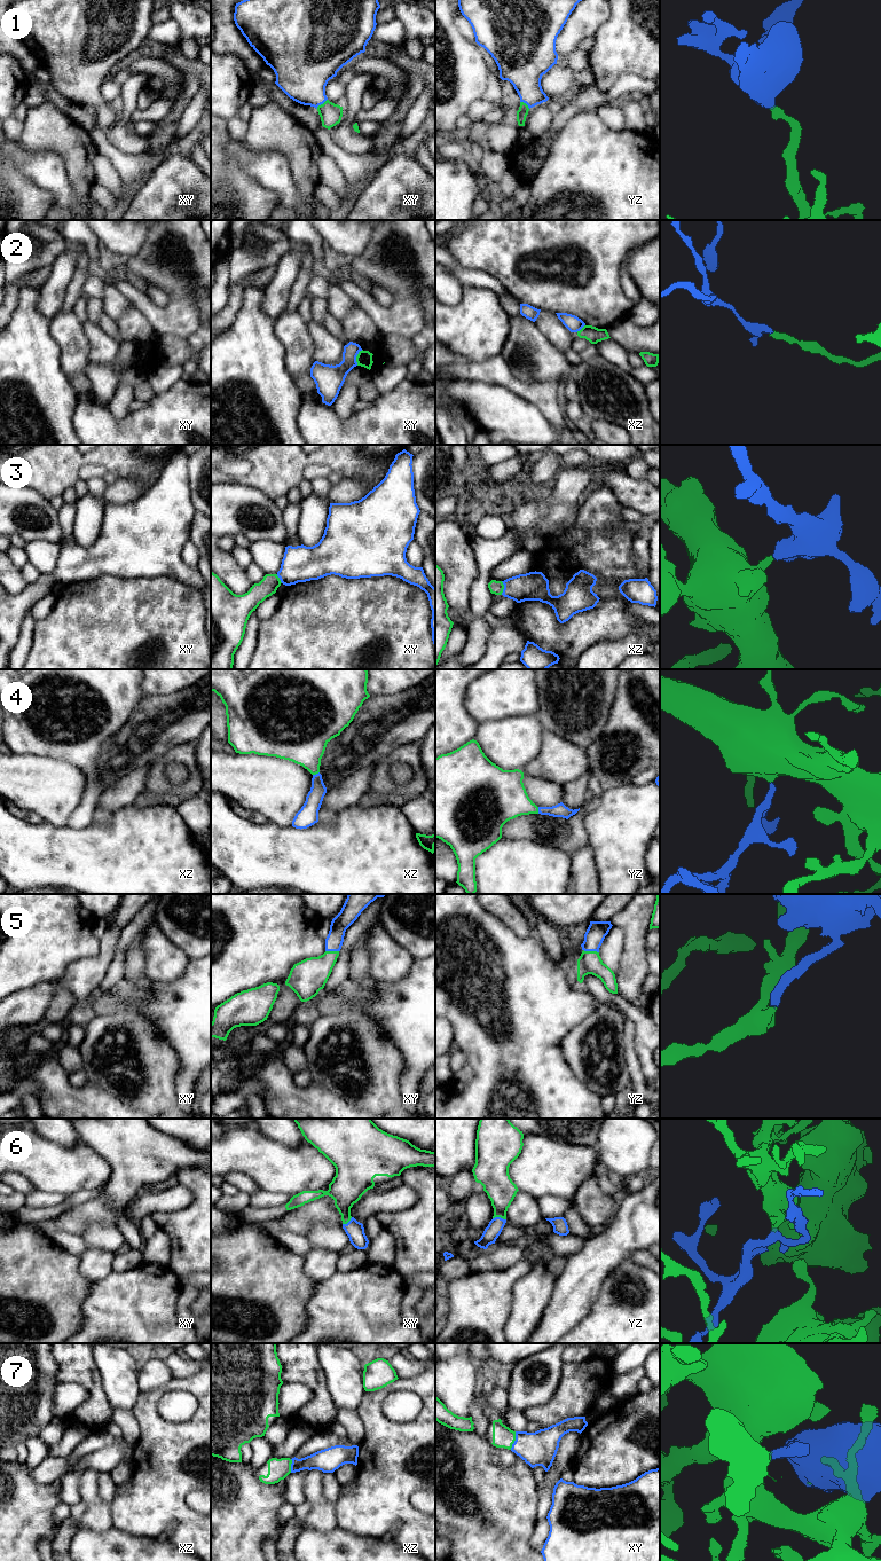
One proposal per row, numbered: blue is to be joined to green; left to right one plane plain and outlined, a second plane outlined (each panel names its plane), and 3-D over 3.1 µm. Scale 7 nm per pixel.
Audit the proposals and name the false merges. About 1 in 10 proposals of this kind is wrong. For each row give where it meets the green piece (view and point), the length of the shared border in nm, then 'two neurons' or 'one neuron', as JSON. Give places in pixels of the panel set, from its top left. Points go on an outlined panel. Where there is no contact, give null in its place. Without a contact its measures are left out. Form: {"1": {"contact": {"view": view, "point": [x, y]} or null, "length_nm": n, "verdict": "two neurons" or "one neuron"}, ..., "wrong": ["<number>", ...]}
{"1": {"contact": {"view": "xy", "point": [321, 104]}, "length_nm": 100, "verdict": "one neuron"}, "2": {"contact": {"view": "xy", "point": [356, 357]}, "length_nm": 120, "verdict": "two neurons"}, "3": {"contact": {"view": "xz", "point": [503, 588]}, "length_nm": 100, "verdict": "one neuron"}, "4": {"contact": {"view": "xz", "point": [315, 774]}, "length_nm": 50, "verdict": "one neuron"}, "5": {"contact": {"view": "yz", "point": [591, 951]}, "length_nm": 110, "verdict": "one neuron"}, "6": {"contact": {"view": "yz", "point": [500, 1216]}, "length_nm": 100, "verdict": "one neuron"}, "7": {"contact": {"view": "xy", "point": [513, 1441]}, "length_nm": 130, "verdict": "one neuron"}, "wrong": ["2"]}

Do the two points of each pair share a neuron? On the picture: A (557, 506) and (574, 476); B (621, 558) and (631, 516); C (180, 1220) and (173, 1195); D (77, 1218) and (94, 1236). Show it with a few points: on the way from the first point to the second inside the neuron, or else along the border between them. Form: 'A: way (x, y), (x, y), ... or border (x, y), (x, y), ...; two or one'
A: way (563, 499), (571, 483); one
B: border (621, 508), (621, 517), (624, 520); two
C: border (194, 1194), (194, 1199), (180, 1209), (151, 1214); two
D: border (113, 1224), (91, 1224), (81, 1236); two

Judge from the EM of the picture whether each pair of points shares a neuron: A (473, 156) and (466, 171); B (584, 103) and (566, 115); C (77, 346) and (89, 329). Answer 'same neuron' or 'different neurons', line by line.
A: different neurons
B: same neuron
C: different neurons

